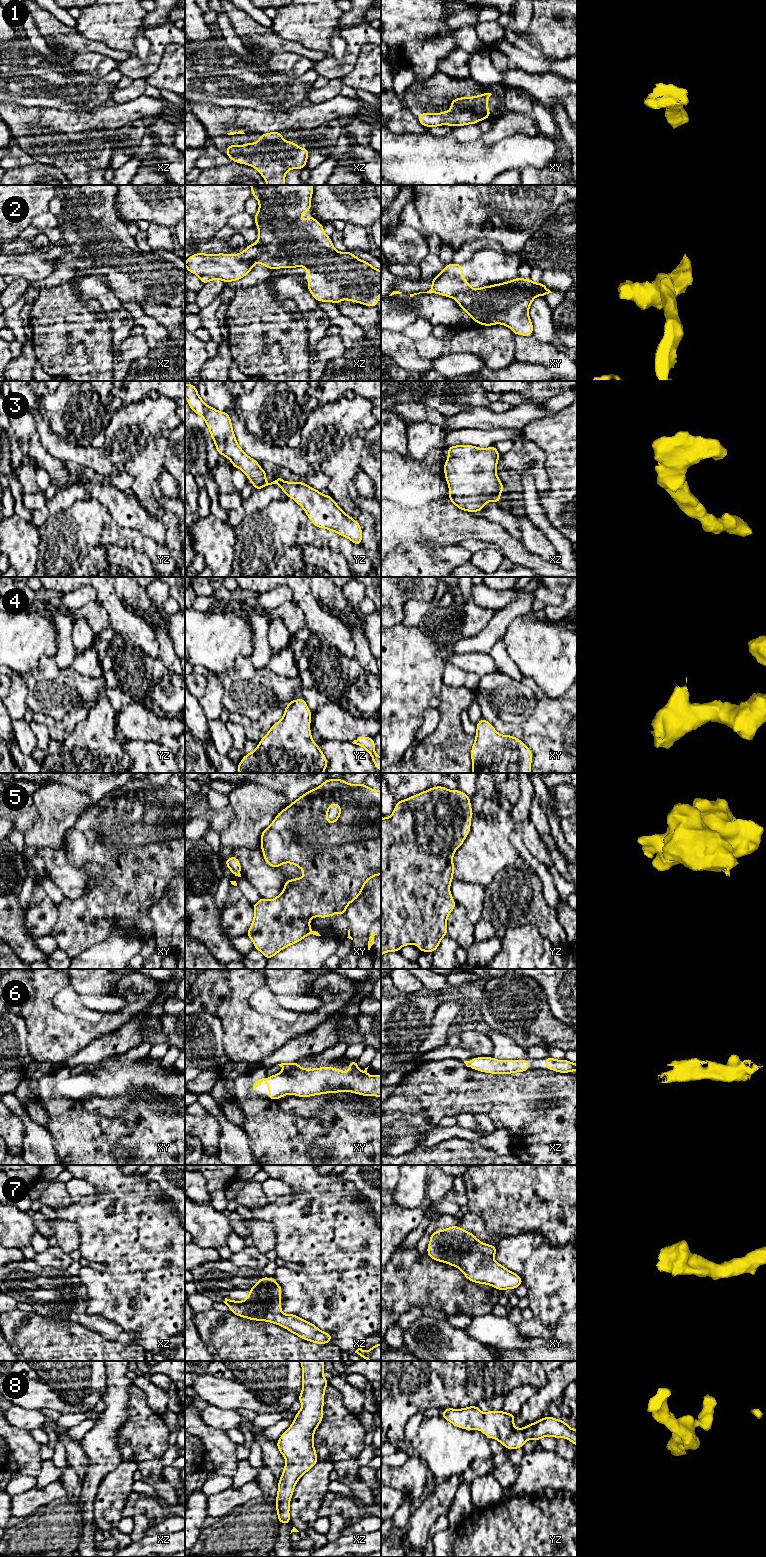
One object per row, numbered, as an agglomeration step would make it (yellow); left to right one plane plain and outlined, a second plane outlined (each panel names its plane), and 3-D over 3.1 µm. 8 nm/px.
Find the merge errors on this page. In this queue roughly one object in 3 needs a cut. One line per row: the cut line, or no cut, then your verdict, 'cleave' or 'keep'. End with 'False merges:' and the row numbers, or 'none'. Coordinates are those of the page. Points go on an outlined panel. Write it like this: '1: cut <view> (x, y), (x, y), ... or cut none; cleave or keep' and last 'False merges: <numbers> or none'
1: cut none; keep
2: cut xy (471, 289), (459, 291), (452, 297); cleave
3: cut none; keep
4: cut none; keep
5: cut none; keep
6: cut none; keep
7: cut none; keep
8: cut none; keep
False merges: 2

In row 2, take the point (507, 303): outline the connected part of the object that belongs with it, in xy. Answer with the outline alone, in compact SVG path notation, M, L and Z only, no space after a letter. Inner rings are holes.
M515 278L509 282L502 282L491 286L483 286L475 290L457 293L453 298L471 319L483 326L502 324L509 327L515 335L532 336L533 324L529 317L529 307L533 300L541 295L552 293L542 283L534 283L530 278Z

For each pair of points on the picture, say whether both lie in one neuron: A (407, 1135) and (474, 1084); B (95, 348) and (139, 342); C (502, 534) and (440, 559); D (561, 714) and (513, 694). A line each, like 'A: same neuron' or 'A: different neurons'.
A: different neurons
B: different neurons
C: different neurons
D: different neurons

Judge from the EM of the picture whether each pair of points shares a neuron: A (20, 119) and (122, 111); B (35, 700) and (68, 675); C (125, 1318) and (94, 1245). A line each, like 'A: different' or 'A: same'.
A: same
B: same
C: same

